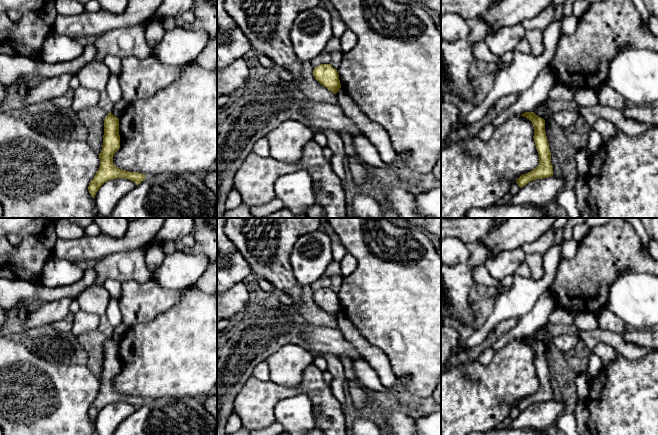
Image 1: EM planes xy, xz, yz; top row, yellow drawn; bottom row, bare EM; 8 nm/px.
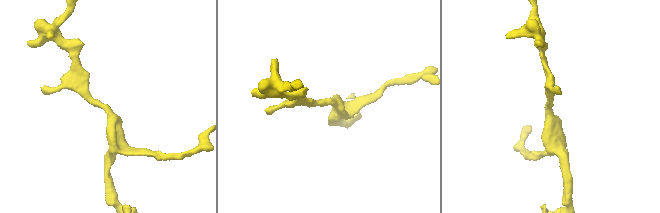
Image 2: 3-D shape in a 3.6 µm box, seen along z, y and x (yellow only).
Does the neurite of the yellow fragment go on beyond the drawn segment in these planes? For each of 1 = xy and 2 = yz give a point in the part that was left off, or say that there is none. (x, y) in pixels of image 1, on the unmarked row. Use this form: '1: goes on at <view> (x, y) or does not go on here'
1: does not go on here
2: does not go on here

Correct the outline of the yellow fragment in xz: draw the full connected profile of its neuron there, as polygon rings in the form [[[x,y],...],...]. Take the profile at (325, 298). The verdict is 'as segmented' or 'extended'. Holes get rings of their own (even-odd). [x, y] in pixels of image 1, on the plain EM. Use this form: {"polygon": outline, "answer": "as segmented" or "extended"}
{"polygon": [[[321,288],[315,291],[313,300],[321,309],[335,318],[341,312],[339,298],[331,288]]], "answer": "as segmented"}

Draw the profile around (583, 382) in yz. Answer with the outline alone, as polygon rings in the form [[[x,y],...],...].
[[[580,374],[576,379],[577,396],[579,400],[587,399],[590,388],[594,384],[594,377],[589,374]]]

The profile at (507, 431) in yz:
[[[495,428],[489,432],[486,432],[486,433],[473,432],[469,435],[548,435],[548,432],[536,431],[532,428],[525,428],[525,429],[505,428],[502,430]]]

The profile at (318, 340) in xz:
[[[307,322],[301,327],[299,338],[305,343],[303,347],[309,350],[314,356],[332,353],[337,356],[346,355],[352,360],[364,358],[345,339],[338,328],[320,327]]]

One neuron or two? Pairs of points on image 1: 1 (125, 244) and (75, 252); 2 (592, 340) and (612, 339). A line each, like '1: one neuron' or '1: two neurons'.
1: one neuron
2: one neuron

